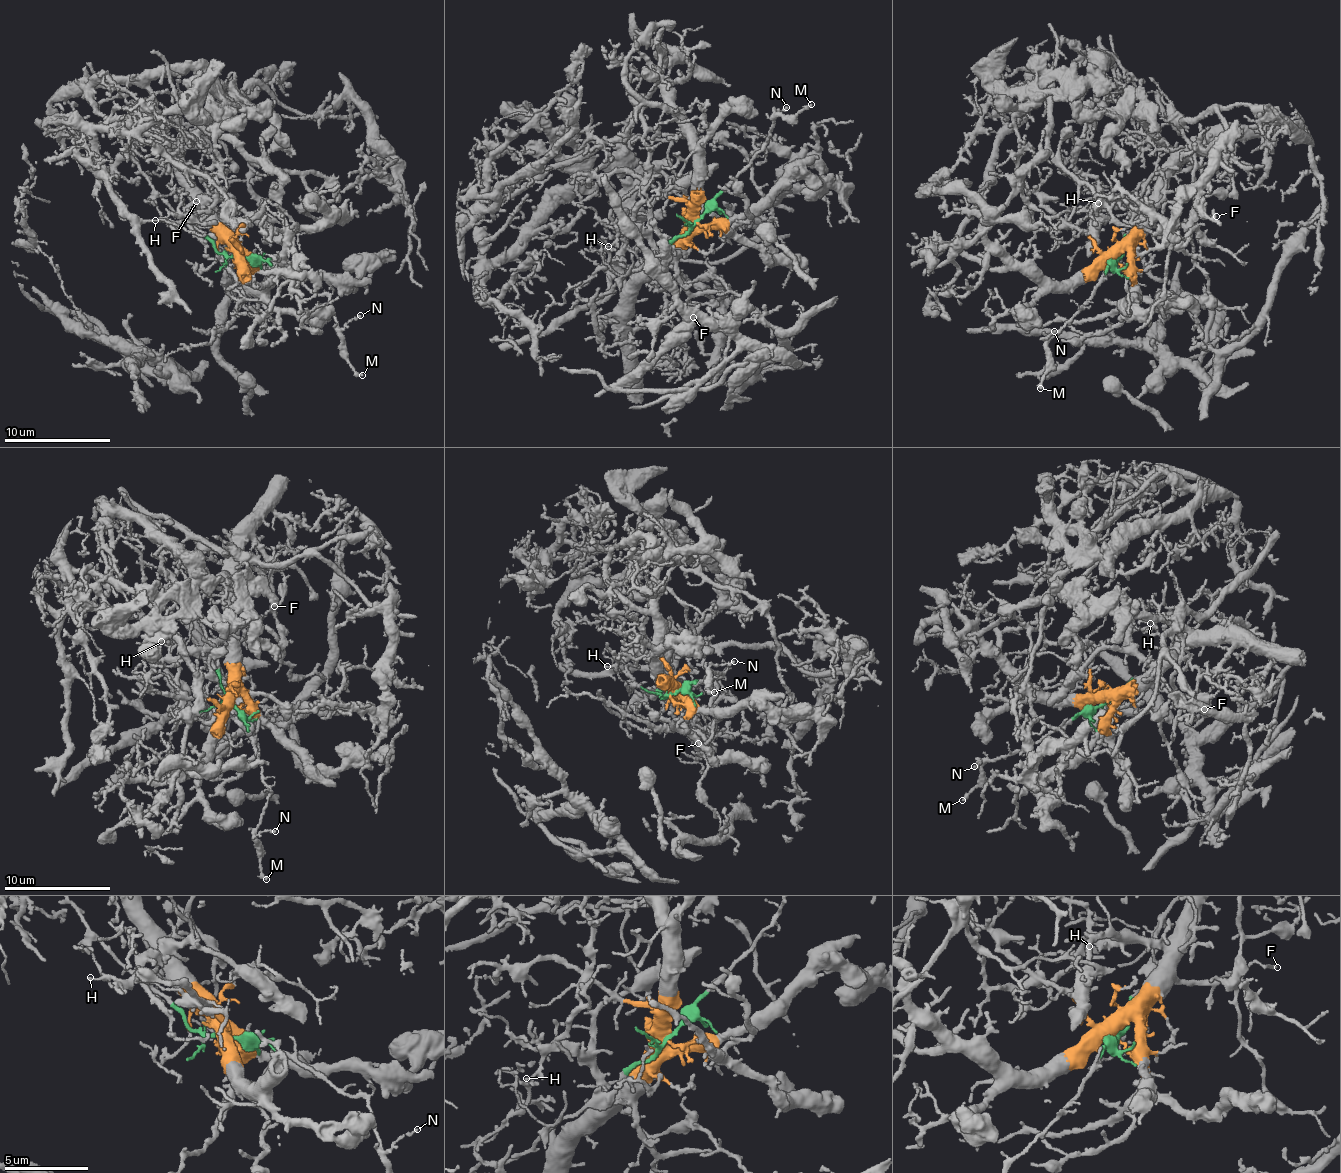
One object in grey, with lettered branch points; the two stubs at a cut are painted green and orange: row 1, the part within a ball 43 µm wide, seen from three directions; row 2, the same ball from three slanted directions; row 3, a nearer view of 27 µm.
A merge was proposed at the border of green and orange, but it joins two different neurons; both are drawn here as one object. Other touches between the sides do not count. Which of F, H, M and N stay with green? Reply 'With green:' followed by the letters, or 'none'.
With green: M, N

